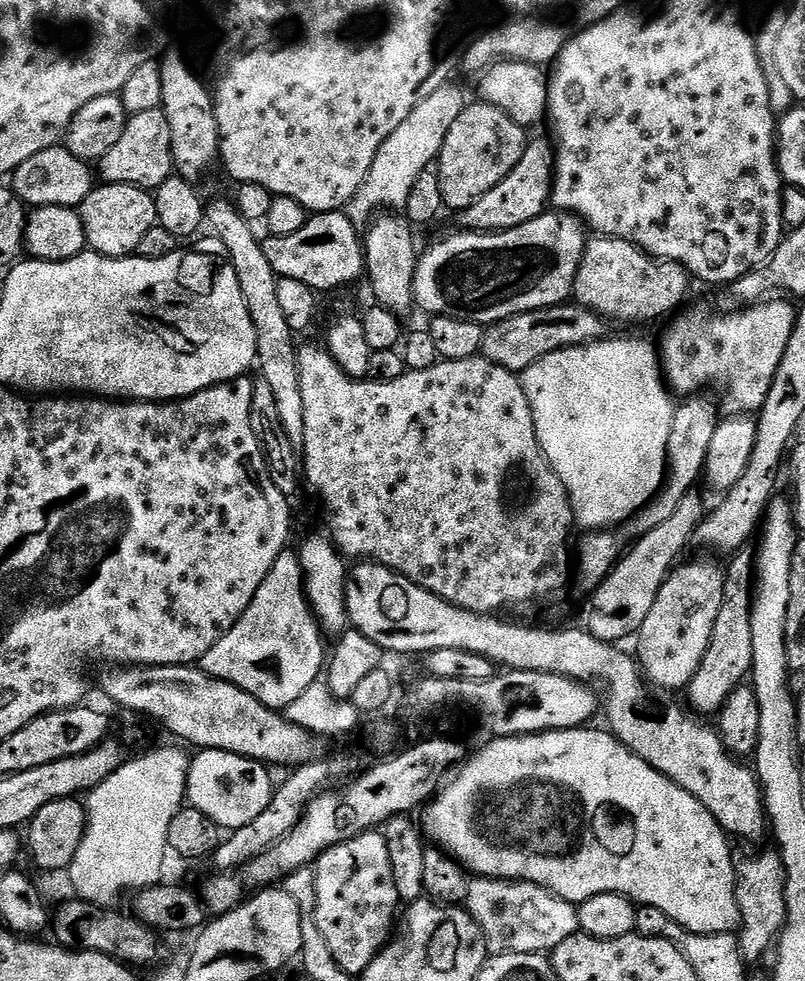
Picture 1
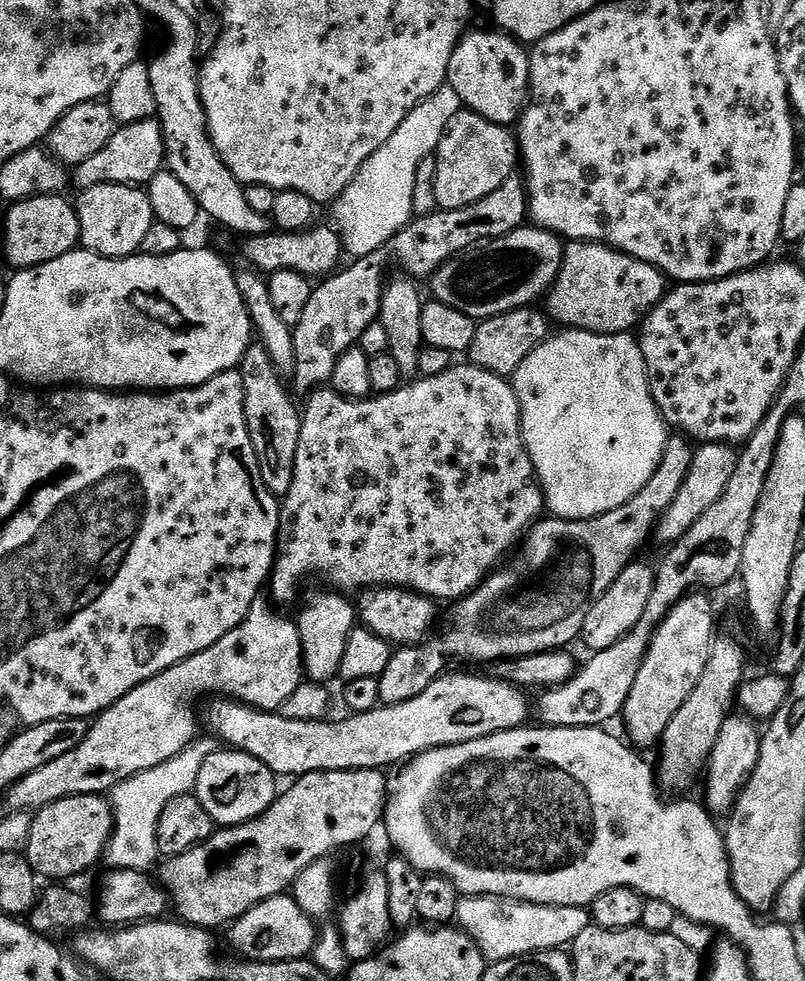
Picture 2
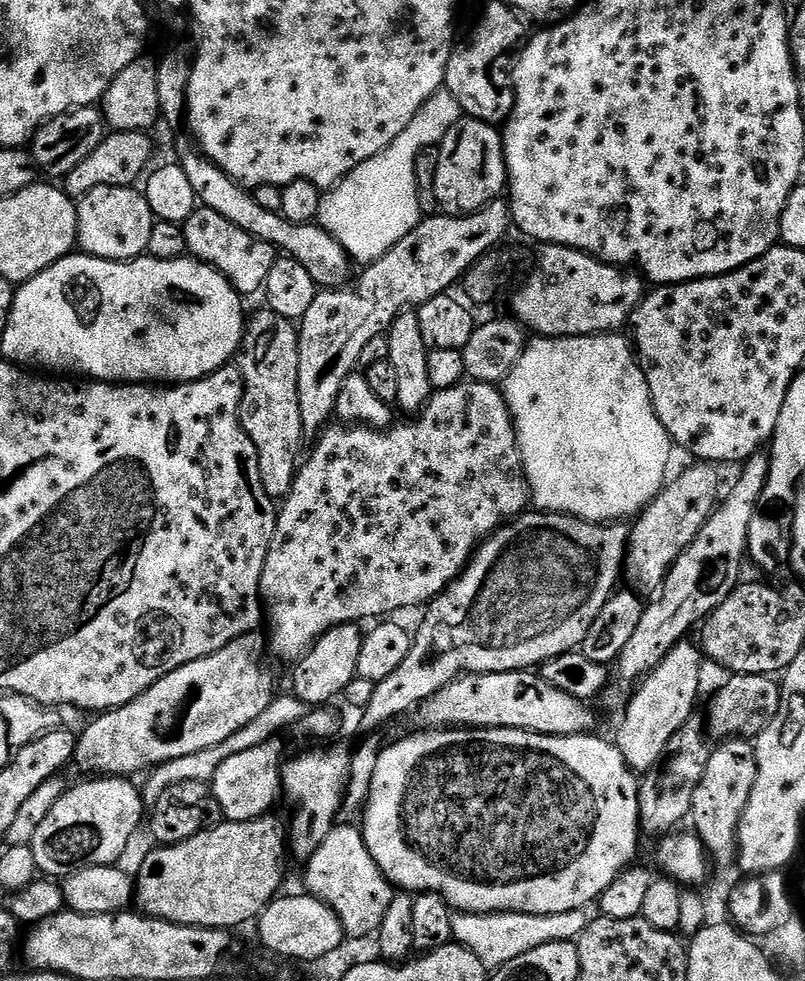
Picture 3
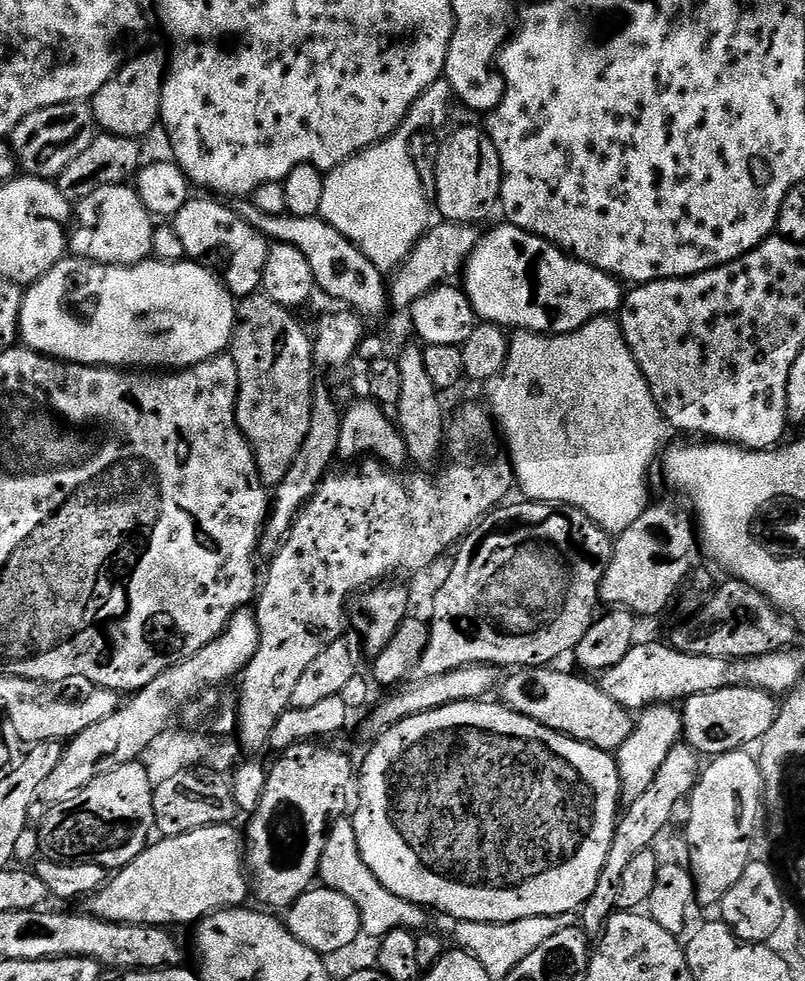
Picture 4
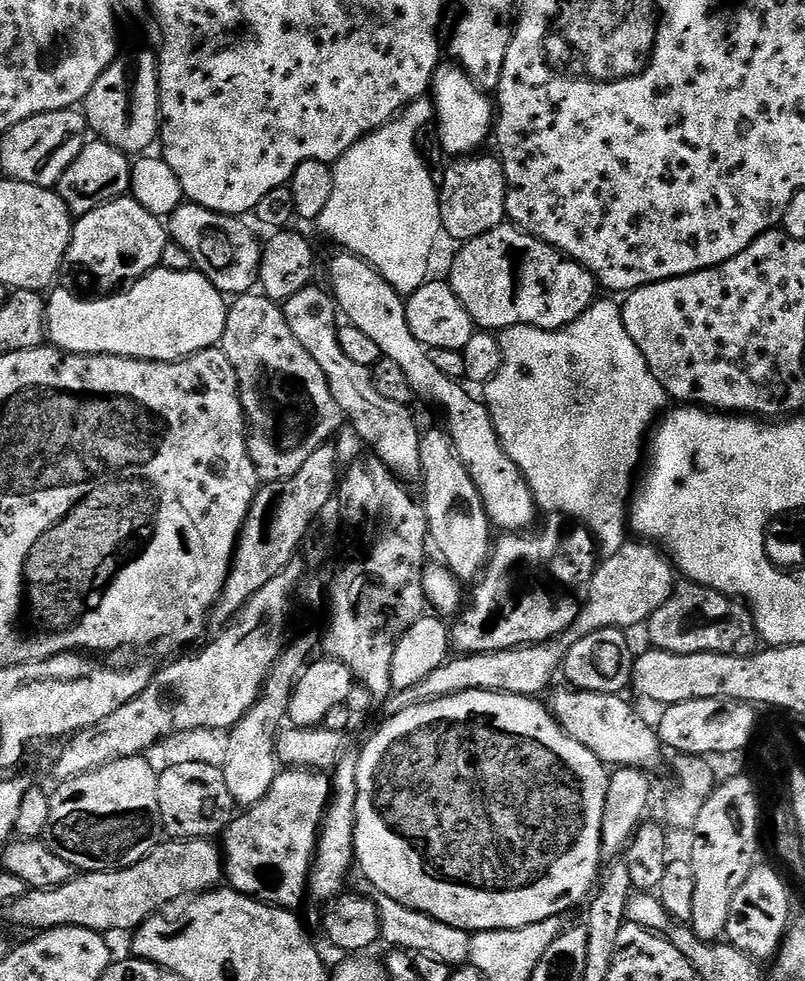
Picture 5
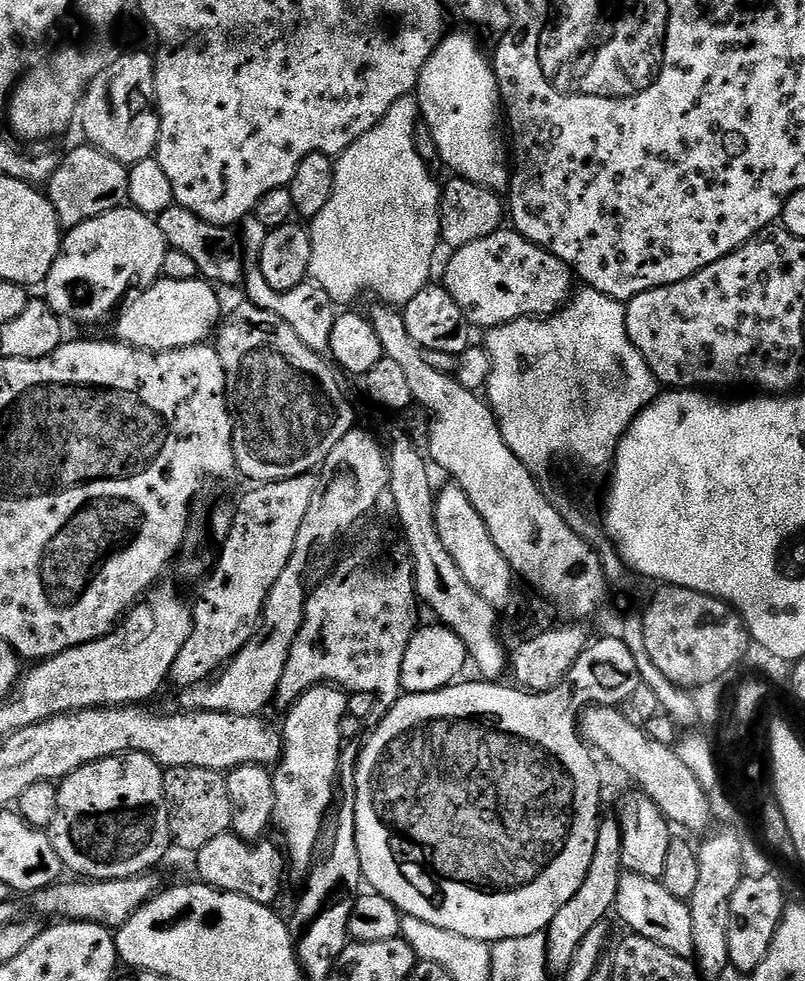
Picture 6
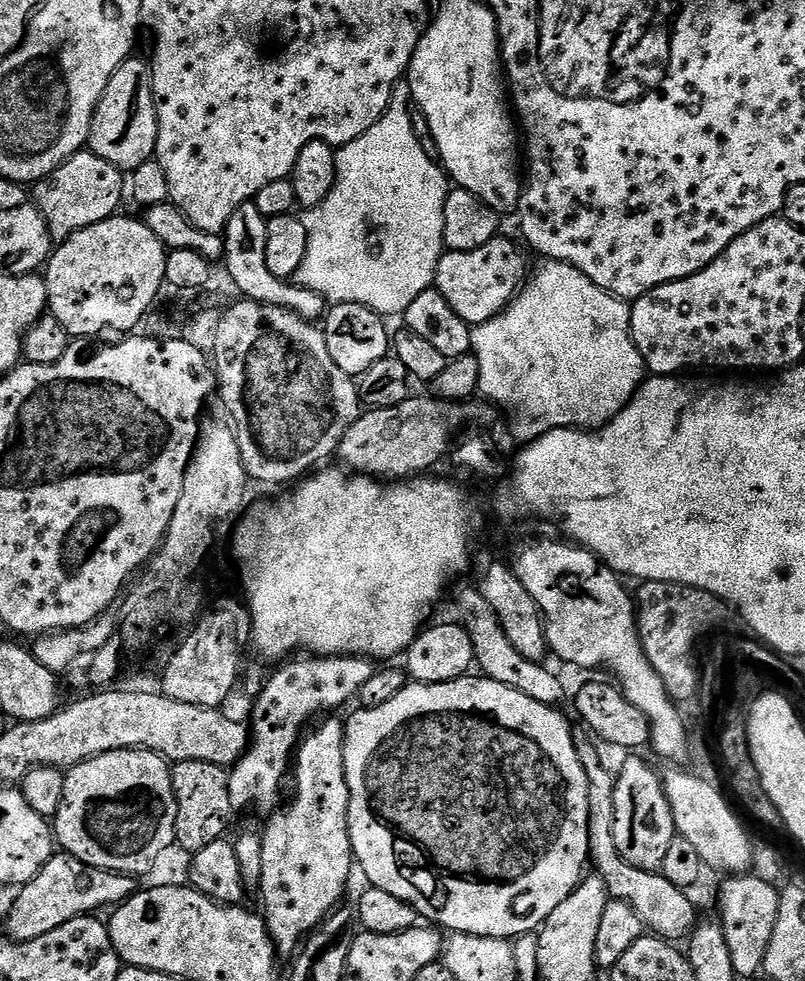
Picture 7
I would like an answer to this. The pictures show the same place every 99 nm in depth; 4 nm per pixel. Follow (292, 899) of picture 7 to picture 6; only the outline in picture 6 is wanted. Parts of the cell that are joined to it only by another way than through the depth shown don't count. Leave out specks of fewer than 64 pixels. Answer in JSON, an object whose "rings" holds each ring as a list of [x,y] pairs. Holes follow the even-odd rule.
{"rings":[[[329,683],[318,684],[306,690],[288,709],[288,717],[282,723],[284,755],[272,772],[274,782],[274,821],[275,831],[280,831],[283,851],[287,863],[296,872],[308,874],[313,871],[317,859],[316,847],[324,832],[324,819],[329,819],[338,800],[338,781],[340,776],[340,747],[346,744],[342,734],[342,722],[348,717],[349,693]]]}

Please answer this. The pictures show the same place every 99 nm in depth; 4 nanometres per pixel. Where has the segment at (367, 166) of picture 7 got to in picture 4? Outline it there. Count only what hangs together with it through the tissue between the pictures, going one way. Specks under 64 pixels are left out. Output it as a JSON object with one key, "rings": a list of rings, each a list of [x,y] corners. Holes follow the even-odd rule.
{"rings":[[[447,80],[434,81],[414,102],[394,135],[351,156],[324,177],[320,216],[347,240],[354,242],[354,246],[385,274],[403,264],[428,231],[428,219],[434,216],[429,193],[425,192],[412,161],[410,142],[414,134],[442,127],[448,120],[452,104],[454,97]]]}

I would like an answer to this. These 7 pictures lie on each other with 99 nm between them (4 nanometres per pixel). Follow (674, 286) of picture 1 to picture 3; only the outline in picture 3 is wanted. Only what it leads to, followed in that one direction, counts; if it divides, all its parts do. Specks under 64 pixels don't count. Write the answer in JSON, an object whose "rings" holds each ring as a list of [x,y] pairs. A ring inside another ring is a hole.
{"rings":[[[545,244],[539,250],[541,252],[536,256],[532,273],[512,296],[511,315],[519,320],[525,329],[541,337],[594,336],[615,333],[623,324],[625,327],[631,321],[634,310],[646,295],[646,281],[639,271],[621,270],[617,265],[607,264],[605,260],[600,260],[588,252],[567,248],[561,244]]]}

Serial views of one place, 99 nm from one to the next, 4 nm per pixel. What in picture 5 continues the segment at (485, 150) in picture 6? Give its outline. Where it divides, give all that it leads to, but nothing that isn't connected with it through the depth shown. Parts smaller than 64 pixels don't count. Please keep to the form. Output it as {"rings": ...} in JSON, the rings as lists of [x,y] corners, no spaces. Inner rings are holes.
{"rings":[[[455,62],[441,63],[437,68],[432,87],[430,99],[434,105],[434,124],[440,133],[440,147],[444,149],[449,157],[459,158],[479,153],[484,143],[489,143],[494,132],[494,104],[489,93],[483,92],[479,86],[464,73],[464,69]]]}

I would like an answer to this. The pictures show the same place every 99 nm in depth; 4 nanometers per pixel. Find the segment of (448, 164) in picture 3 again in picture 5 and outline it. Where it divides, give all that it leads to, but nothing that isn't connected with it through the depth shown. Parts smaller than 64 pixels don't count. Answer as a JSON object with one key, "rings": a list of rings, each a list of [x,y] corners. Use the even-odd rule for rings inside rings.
{"rings":[[[473,154],[453,159],[444,177],[439,177],[440,226],[443,235],[455,242],[467,242],[494,230],[505,223],[508,215],[508,187],[504,166],[495,155],[484,155]]]}

